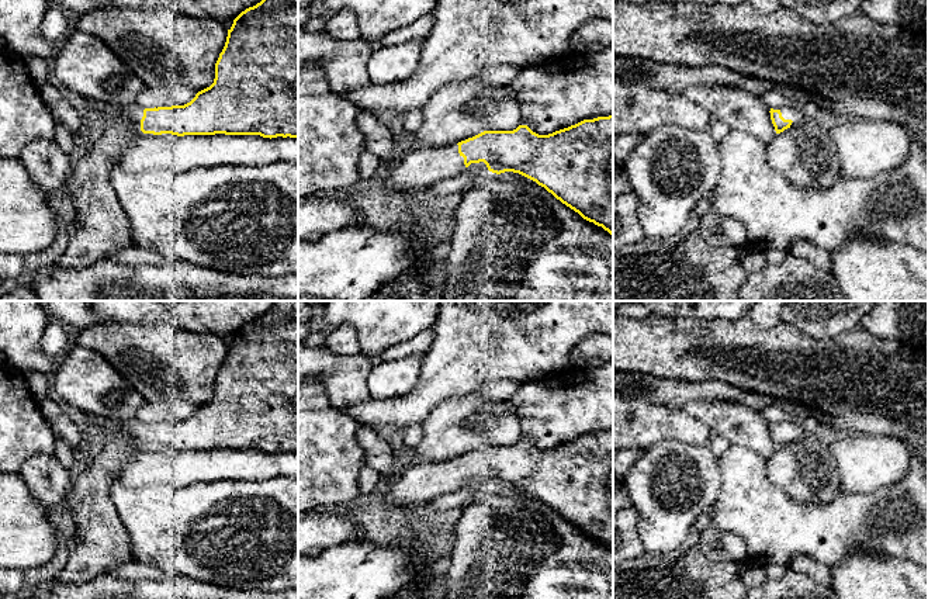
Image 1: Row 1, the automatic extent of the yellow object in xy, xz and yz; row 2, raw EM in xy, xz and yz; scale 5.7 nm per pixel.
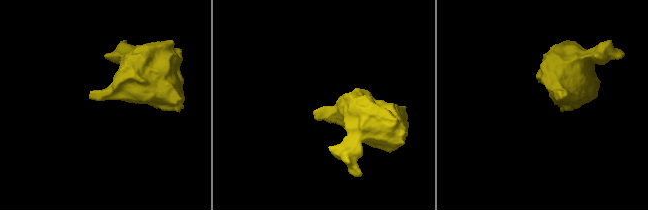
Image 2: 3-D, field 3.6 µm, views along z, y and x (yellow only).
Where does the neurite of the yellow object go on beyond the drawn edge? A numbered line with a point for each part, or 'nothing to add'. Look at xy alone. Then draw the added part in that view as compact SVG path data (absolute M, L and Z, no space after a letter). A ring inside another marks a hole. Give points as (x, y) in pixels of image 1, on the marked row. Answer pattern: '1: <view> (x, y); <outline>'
1: xy (134, 113); M136 103L127 107L100 104L100 111L107 120L129 120L136 129L141 129L143 110L145 108Z

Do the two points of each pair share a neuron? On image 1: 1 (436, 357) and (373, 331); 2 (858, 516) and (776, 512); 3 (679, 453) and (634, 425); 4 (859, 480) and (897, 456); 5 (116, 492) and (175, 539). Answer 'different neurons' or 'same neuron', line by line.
1: different neurons
2: same neuron
3: different neurons
4: same neuron
5: same neuron

